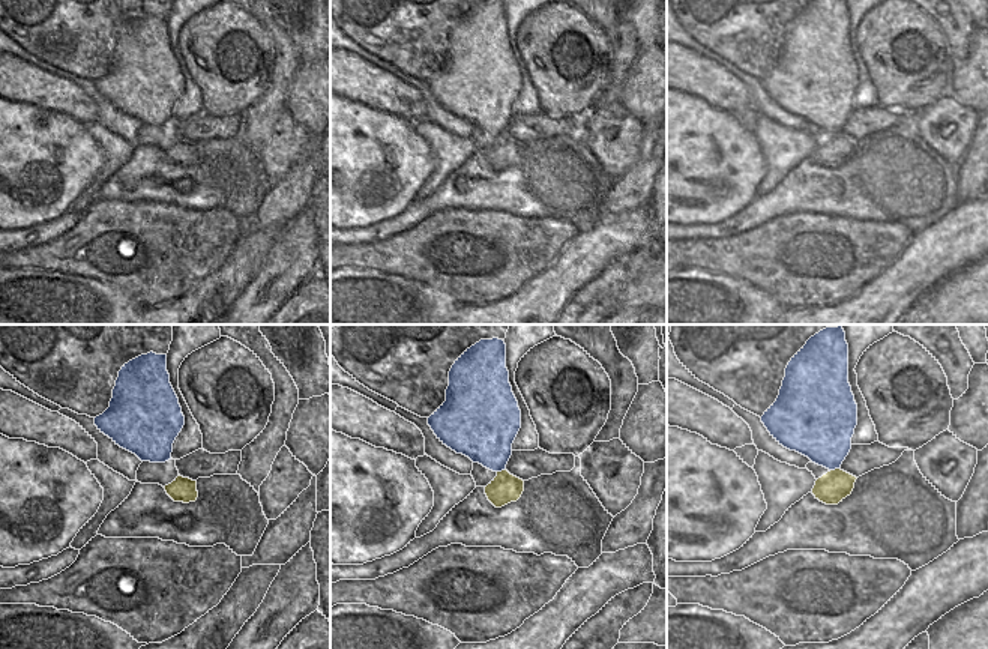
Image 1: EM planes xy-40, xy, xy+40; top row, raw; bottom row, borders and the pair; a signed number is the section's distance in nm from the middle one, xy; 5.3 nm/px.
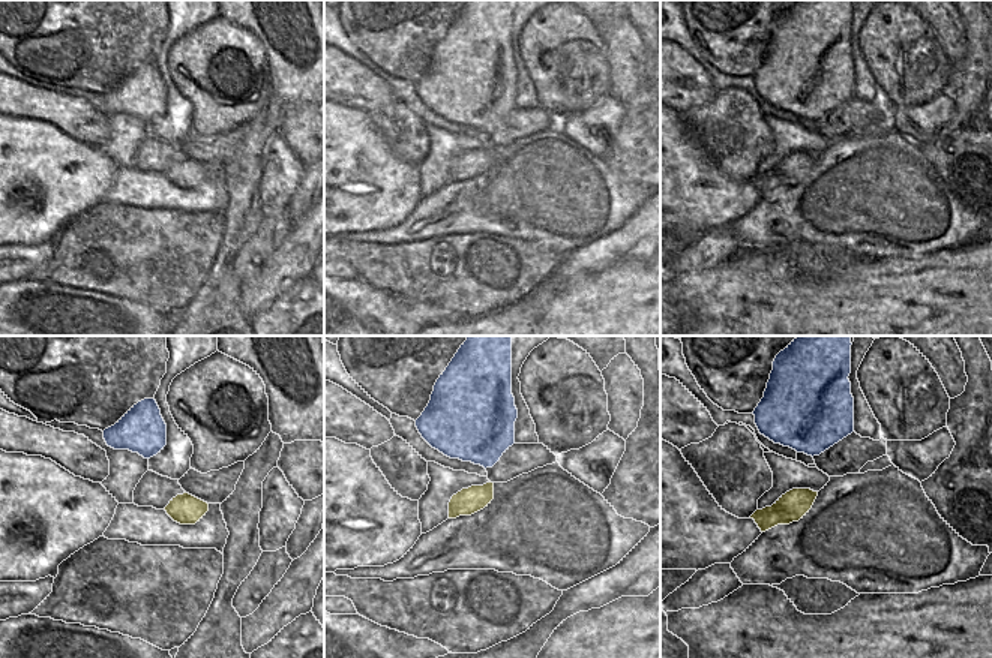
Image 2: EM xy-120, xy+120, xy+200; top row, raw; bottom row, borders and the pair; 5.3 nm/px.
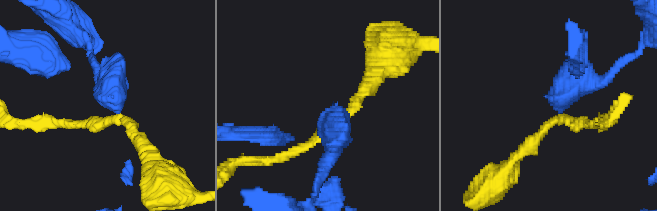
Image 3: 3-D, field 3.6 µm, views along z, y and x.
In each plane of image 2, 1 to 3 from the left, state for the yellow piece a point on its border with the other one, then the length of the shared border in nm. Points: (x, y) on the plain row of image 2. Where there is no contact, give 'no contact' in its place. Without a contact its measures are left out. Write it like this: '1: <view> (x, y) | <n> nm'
1: no contact
2: no contact
3: no contact

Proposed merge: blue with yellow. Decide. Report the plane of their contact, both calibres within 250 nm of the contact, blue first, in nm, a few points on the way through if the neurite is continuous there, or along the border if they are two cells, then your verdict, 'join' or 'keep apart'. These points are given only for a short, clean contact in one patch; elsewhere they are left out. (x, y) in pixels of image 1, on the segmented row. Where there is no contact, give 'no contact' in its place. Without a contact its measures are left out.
meets blue in xy; 360 nm thick on the blue side, 160 nm on the other; border along xy (505, 467), (497, 472); keep apart

